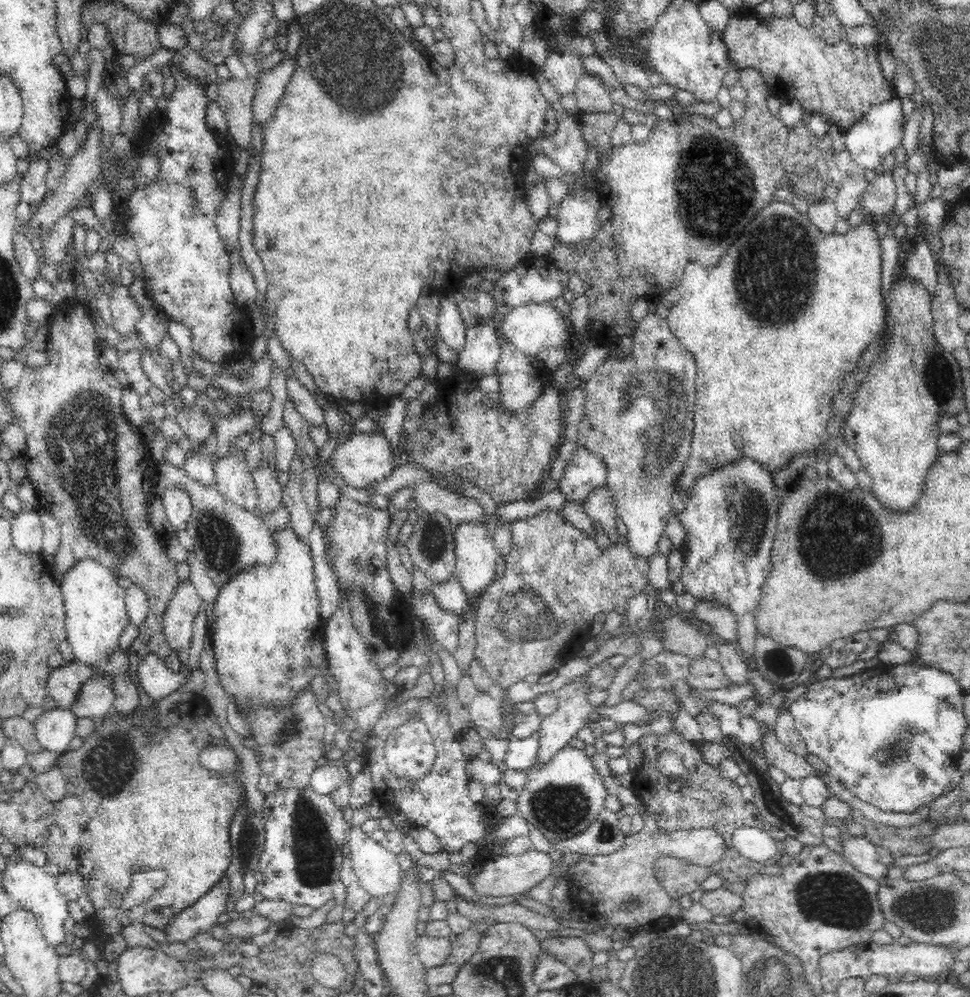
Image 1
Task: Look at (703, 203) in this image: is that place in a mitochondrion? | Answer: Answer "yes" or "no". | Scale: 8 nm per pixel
yes

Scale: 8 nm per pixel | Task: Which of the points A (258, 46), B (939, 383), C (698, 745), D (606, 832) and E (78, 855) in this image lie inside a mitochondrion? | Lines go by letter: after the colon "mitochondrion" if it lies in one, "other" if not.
A: other
B: mitochondrion
C: other
D: mitochondrion
E: other

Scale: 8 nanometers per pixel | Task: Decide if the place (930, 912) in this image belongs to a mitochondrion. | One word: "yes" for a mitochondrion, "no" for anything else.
yes

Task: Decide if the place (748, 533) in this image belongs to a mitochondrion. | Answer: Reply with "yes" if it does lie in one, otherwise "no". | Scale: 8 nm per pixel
yes

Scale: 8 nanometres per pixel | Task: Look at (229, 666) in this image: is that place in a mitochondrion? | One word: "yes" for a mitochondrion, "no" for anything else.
no

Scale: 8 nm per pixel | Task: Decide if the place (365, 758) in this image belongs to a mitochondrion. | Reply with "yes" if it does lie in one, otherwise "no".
no

